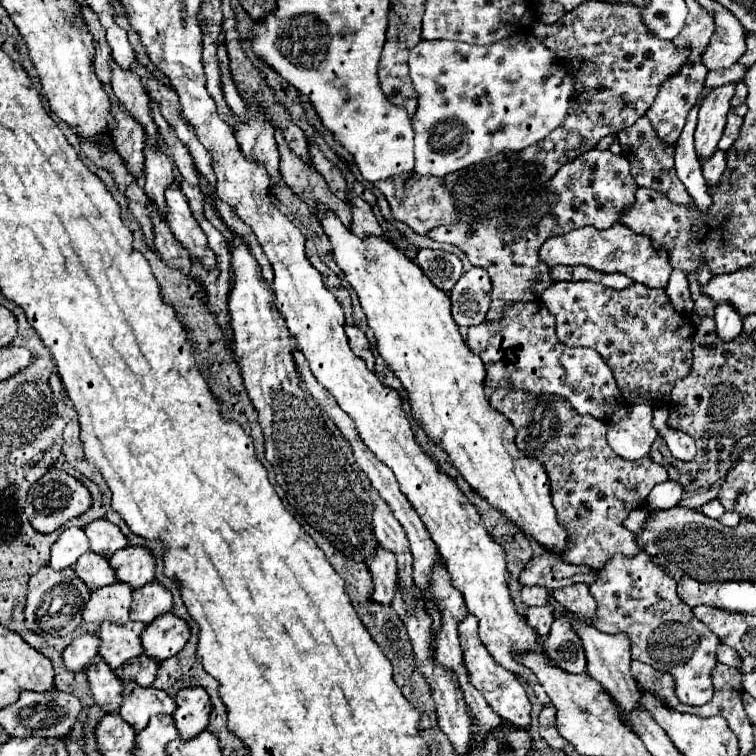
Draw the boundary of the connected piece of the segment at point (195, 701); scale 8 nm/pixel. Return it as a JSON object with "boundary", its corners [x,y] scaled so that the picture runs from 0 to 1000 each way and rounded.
{"boundary":[[[243,910],[233,921],[233,942],[228,944],[235,963],[238,979],[254,979],[275,958],[275,944],[280,939],[278,923],[270,910]]]}

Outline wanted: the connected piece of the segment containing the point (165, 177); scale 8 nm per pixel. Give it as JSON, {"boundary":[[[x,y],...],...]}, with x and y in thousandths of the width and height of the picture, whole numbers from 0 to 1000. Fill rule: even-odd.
{"boundary":[[[193,190],[190,201],[193,201],[190,257],[217,288],[217,251],[230,241],[228,214],[217,198],[204,198],[198,190]]]}

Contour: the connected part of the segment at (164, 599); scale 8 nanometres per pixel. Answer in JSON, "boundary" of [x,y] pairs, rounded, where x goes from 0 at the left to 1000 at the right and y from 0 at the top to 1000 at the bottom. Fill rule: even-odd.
{"boundary":[[[196,770],[177,783],[177,796],[172,802],[172,820],[190,825],[204,823],[209,815],[228,807],[228,786],[209,770]]]}

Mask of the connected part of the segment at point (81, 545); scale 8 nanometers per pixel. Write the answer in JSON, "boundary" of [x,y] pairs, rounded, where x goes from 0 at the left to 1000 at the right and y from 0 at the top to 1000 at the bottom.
{"boundary":[[[87,698],[79,712],[71,717],[69,728],[66,728],[66,741],[63,746],[71,754],[85,754],[95,746],[101,746],[101,741],[119,728],[119,717],[111,706],[108,698]]]}

